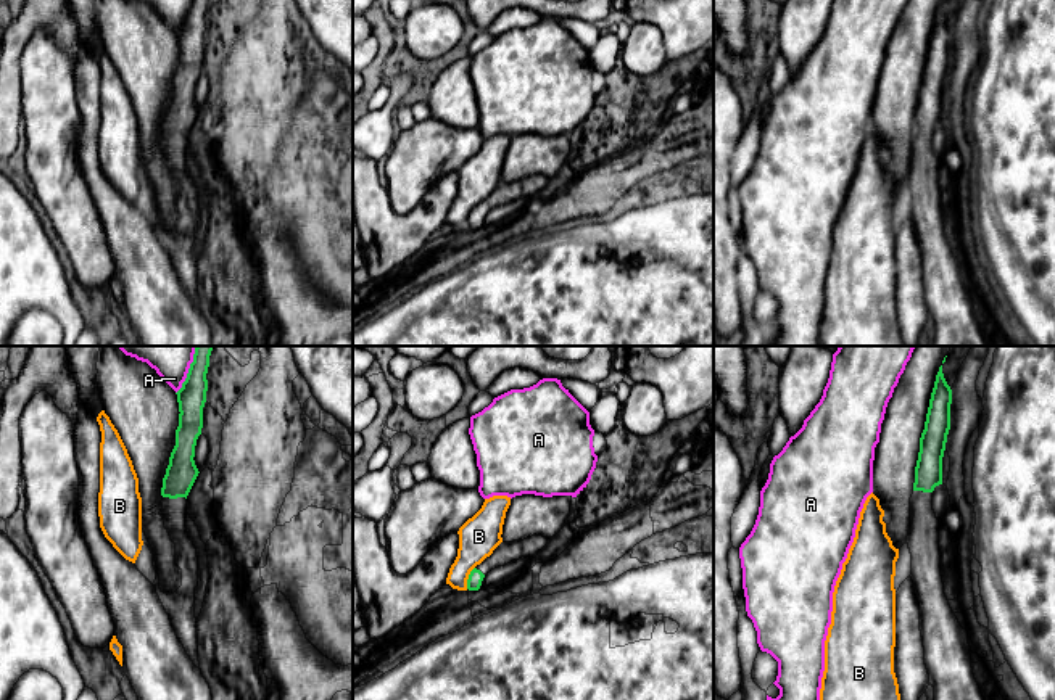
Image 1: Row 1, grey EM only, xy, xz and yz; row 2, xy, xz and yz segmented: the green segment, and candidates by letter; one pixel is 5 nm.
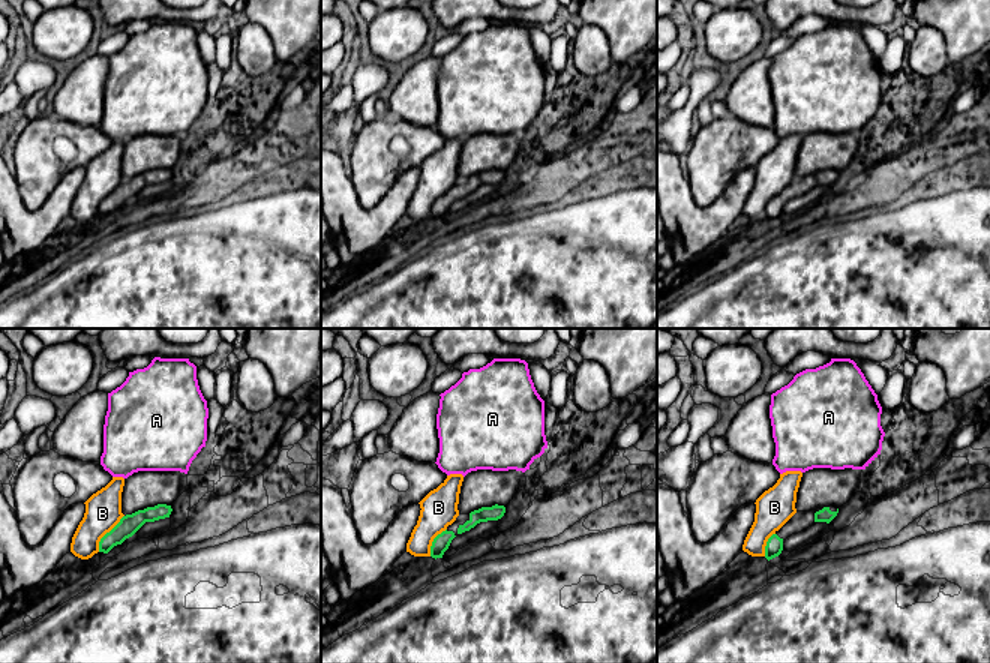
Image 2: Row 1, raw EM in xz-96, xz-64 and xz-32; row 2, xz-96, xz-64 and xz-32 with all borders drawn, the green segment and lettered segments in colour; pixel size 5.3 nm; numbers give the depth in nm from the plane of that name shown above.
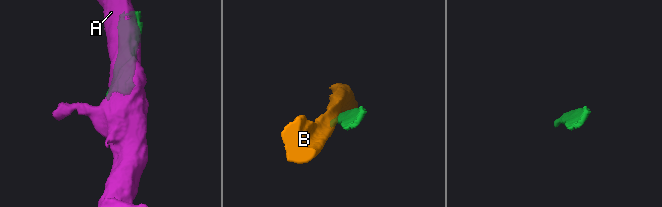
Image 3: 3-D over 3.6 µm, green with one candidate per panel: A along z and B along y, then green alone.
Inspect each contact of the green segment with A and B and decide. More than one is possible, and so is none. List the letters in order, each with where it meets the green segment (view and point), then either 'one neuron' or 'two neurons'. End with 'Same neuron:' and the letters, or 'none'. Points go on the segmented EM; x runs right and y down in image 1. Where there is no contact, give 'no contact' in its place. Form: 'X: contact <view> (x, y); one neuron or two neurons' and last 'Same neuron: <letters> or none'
A: contact xy (189, 370); two neurons
B: contact xz (469, 578); two neurons
Same neuron: none

